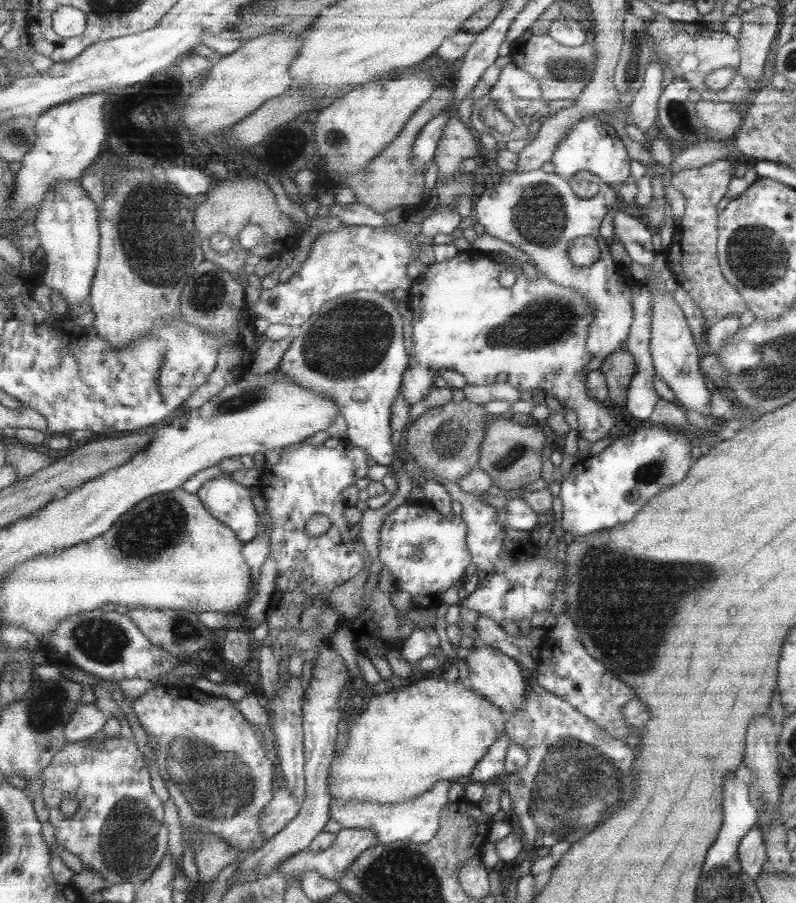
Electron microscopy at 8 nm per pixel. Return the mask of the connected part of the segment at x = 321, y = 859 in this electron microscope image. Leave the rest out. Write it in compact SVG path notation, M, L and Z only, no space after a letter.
M342 828L336 834L335 843L330 848L319 853L303 851L291 857L279 872L285 876L299 878L303 872L313 870L324 878L341 881L359 856L375 844L377 838L372 830Z

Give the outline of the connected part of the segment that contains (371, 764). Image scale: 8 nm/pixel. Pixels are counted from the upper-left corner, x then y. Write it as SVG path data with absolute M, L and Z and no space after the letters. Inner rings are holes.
M419 677L409 683L396 684L390 687L387 693L371 697L359 717L353 722L346 722L343 726L342 730L347 732L349 740L342 752L336 752L336 757L332 760L332 765L330 766L330 793L334 801L358 800L381 804L396 803L400 800L407 800L422 795L441 781L448 780L454 782L459 780L459 778L463 778L463 776L470 776L493 744L501 738L502 734L506 734L507 726L508 714L502 708L493 704L488 698L476 693L465 681L457 679L453 682L446 682L441 678Z

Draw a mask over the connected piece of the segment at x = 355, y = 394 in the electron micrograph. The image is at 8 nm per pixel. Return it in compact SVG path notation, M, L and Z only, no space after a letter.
M359 291L340 296L324 304L317 314L299 328L291 348L279 364L279 372L291 378L295 384L333 398L339 408L339 416L347 423L346 438L355 447L363 448L377 464L392 468L396 459L396 444L393 442L393 408L400 396L405 372L411 357L405 346L403 318L391 295L375 291Z

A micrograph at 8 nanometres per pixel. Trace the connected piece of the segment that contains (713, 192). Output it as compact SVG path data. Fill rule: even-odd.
M725 159L697 168L685 168L670 174L669 184L685 198L684 213L675 225L672 239L664 251L667 257L665 266L681 287L695 302L701 311L704 327L708 328L724 316L739 316L746 310L741 295L725 280L721 274L716 257L717 240L717 202L723 198L727 184L733 178L734 166Z

